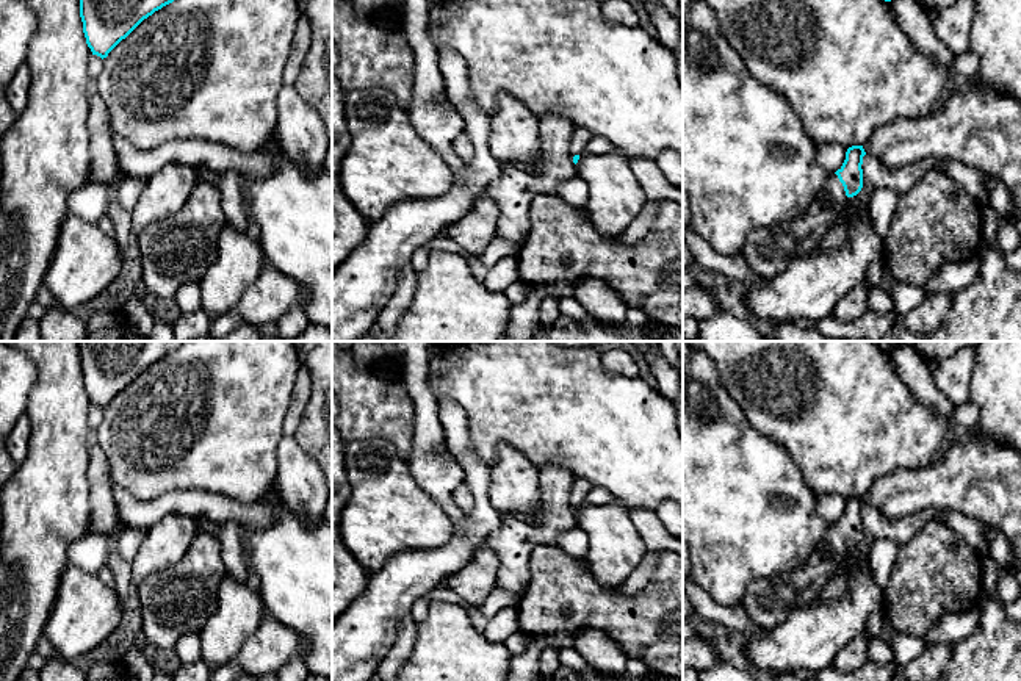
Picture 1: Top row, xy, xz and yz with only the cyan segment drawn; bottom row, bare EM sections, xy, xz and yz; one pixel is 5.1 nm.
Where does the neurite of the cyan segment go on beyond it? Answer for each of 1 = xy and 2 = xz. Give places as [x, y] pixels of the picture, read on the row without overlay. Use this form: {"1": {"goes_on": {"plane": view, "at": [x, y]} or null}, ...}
{"1": {"goes_on": null}, "2": {"goes_on": {"plane": "xz", "at": [580, 489]}}}

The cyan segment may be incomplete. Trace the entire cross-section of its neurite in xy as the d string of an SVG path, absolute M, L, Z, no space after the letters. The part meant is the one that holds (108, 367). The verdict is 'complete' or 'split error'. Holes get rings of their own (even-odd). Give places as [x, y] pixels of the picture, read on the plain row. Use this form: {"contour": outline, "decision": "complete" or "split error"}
{"contour": "M78 341L86 395L102 410L144 369L183 341Z", "decision": "complete"}

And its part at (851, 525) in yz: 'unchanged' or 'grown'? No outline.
grown

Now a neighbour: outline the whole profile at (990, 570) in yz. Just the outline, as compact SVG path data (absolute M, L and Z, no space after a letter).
M983 556L980 560L982 568L982 593L980 603L996 595L996 584L1002 575L999 565L991 559L991 556Z

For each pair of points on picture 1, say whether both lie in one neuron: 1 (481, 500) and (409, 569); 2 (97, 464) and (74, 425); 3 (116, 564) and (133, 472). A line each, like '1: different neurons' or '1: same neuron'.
1: same neuron
2: different neurons
3: different neurons

